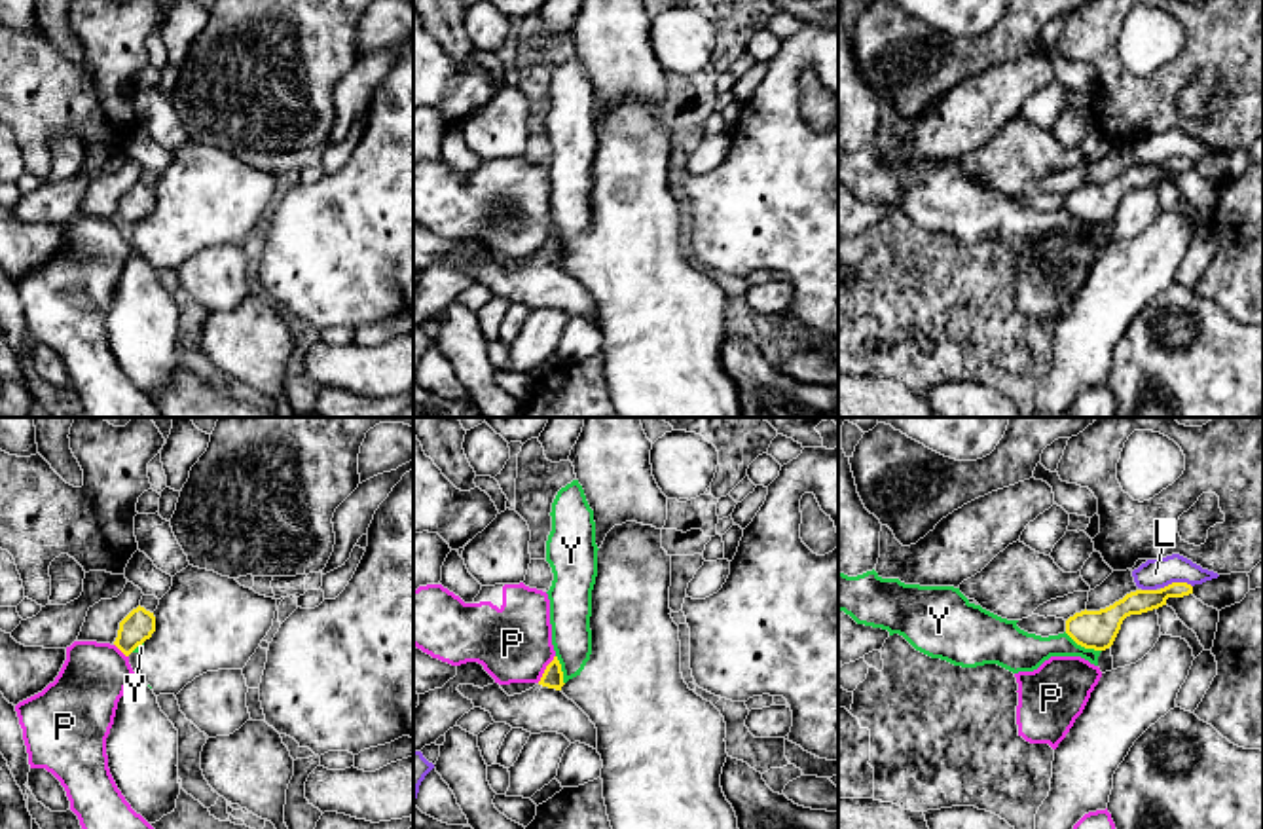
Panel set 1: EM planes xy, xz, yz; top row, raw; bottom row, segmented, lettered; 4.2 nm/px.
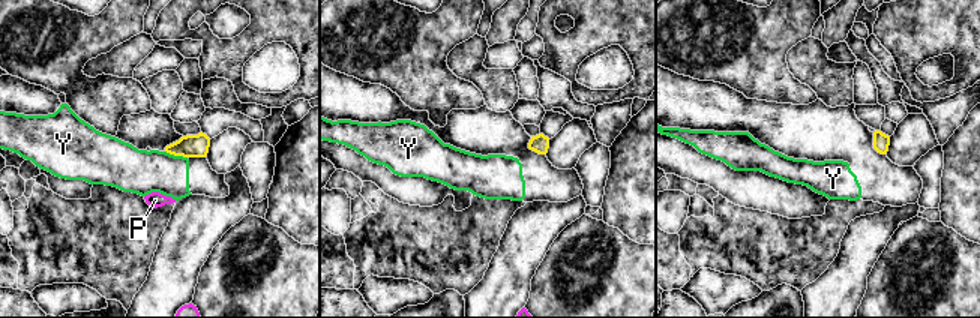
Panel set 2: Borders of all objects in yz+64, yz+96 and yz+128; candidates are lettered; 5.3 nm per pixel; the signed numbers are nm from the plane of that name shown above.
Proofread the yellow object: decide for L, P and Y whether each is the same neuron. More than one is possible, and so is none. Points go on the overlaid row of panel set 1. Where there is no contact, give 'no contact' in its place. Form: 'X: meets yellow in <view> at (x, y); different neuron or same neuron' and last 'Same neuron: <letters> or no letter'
L: meets yellow in yz at (1176, 583); different neuron
P: meets yellow in xz at (547, 668); different neuron
Y: meets yellow in yz at (1083, 645); different neuron
Same neuron: no letter

